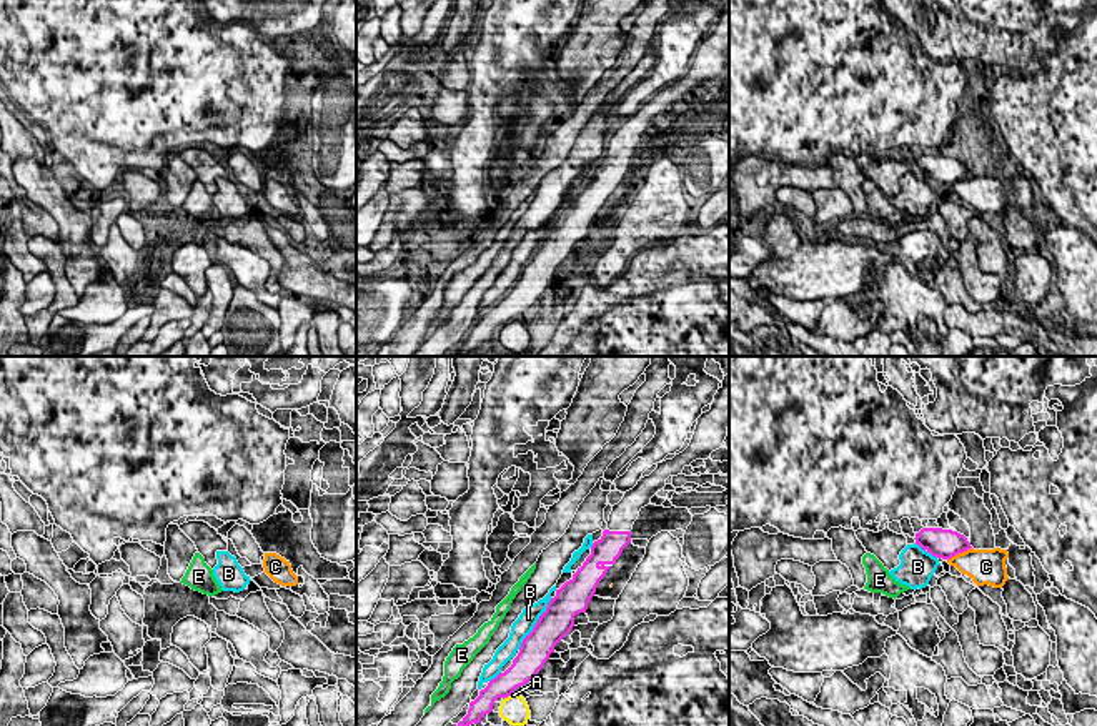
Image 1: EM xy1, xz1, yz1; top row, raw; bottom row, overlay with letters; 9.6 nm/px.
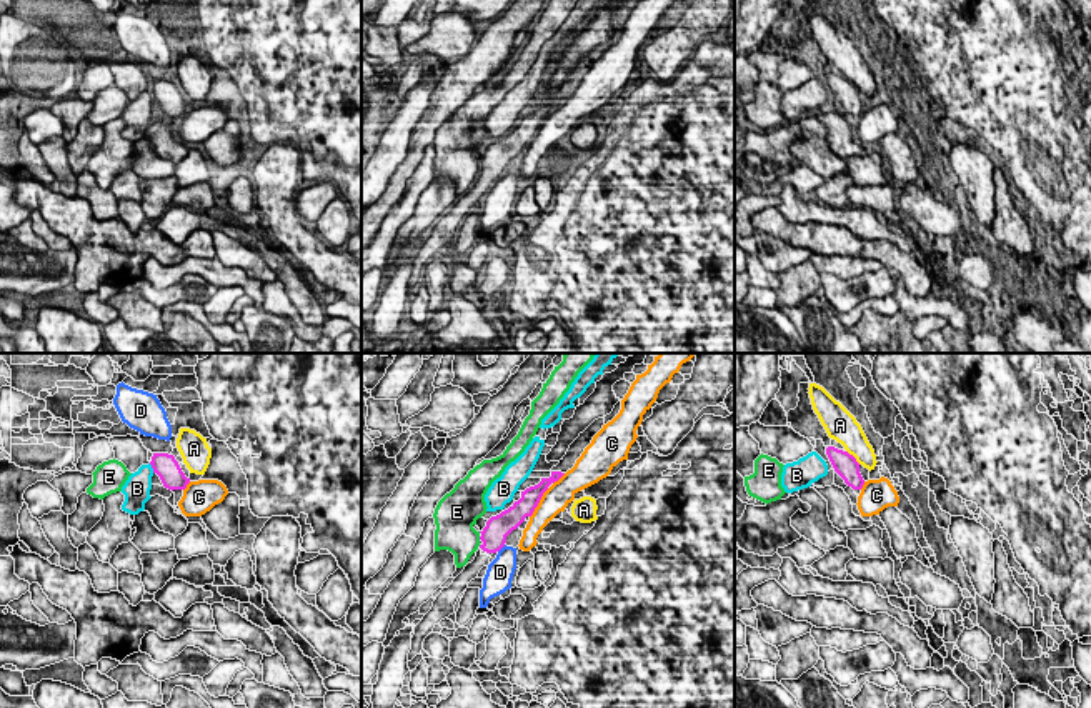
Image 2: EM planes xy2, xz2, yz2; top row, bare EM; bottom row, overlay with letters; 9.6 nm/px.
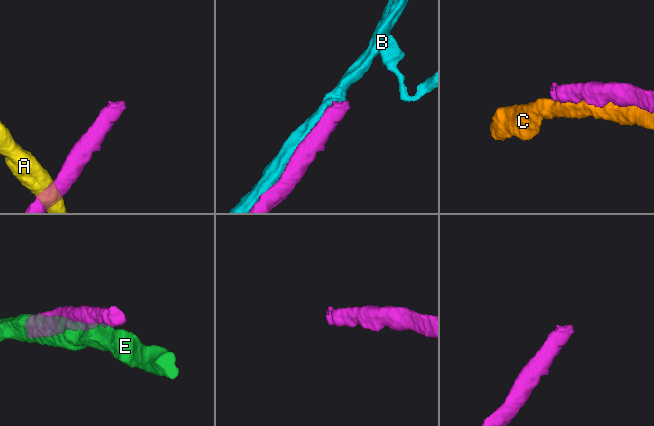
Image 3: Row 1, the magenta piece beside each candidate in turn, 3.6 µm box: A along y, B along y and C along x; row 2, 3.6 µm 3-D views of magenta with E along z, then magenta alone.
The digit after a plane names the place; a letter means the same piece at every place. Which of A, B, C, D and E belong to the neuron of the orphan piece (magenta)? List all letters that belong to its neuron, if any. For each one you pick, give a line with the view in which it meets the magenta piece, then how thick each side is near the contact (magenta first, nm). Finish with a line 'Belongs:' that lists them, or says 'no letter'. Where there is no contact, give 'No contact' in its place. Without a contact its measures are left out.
Belongs: no letter

